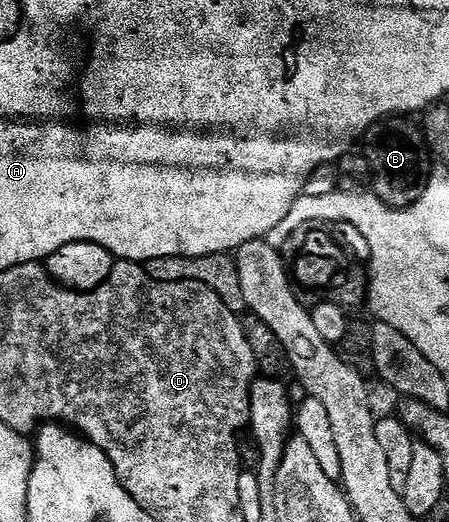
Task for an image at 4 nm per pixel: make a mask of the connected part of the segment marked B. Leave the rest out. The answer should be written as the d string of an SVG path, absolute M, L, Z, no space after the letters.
M392 118L378 121L364 133L366 140L366 160L368 172L374 175L373 195L391 210L408 208L422 197L426 182L430 178L431 169L426 168L428 145L424 138L416 138L416 134L402 134L394 130Z

